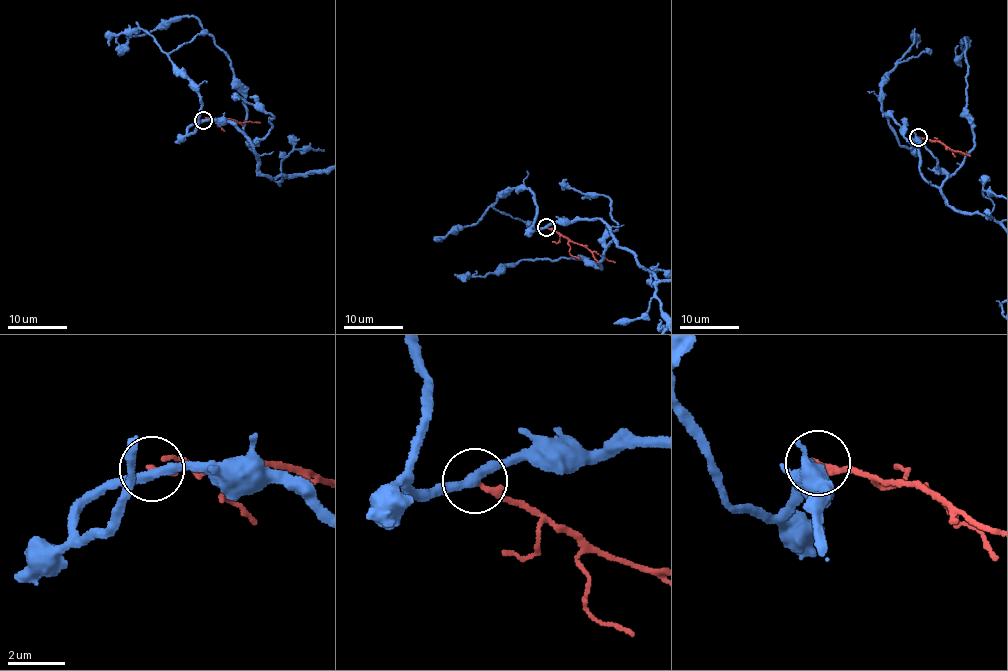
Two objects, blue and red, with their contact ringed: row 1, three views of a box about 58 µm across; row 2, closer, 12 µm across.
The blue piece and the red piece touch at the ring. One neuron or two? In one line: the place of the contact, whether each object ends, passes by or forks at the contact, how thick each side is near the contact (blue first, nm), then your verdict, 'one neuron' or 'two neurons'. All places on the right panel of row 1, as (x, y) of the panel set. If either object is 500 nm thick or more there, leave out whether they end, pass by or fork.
at (918, 137); blue passes by; red ends there; 320 nm thick on the blue side, 220 nm on the other; two neurons

